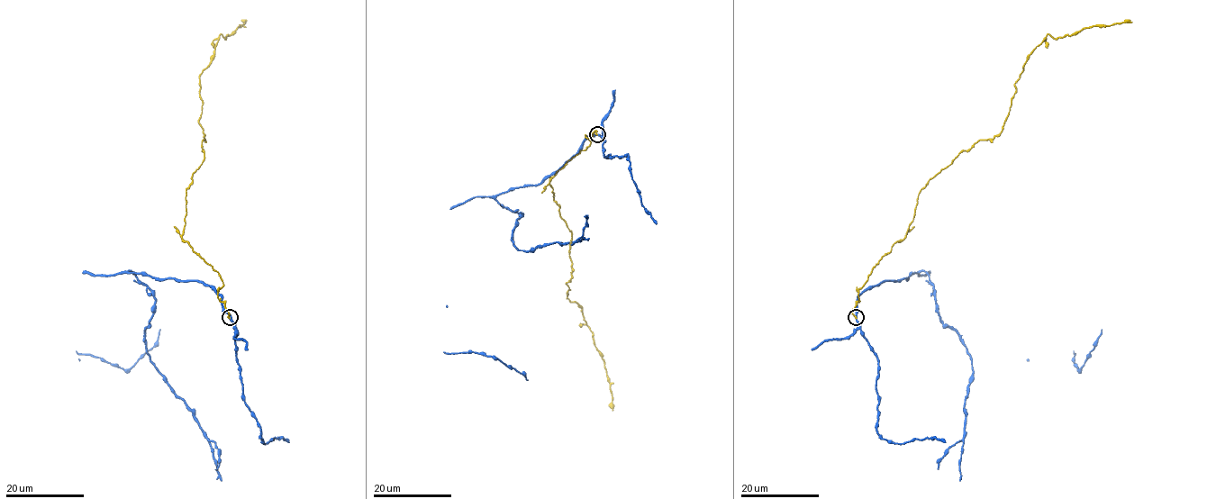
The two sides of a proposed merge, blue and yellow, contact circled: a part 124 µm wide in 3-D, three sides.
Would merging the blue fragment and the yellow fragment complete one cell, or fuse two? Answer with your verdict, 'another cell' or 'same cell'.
another cell

